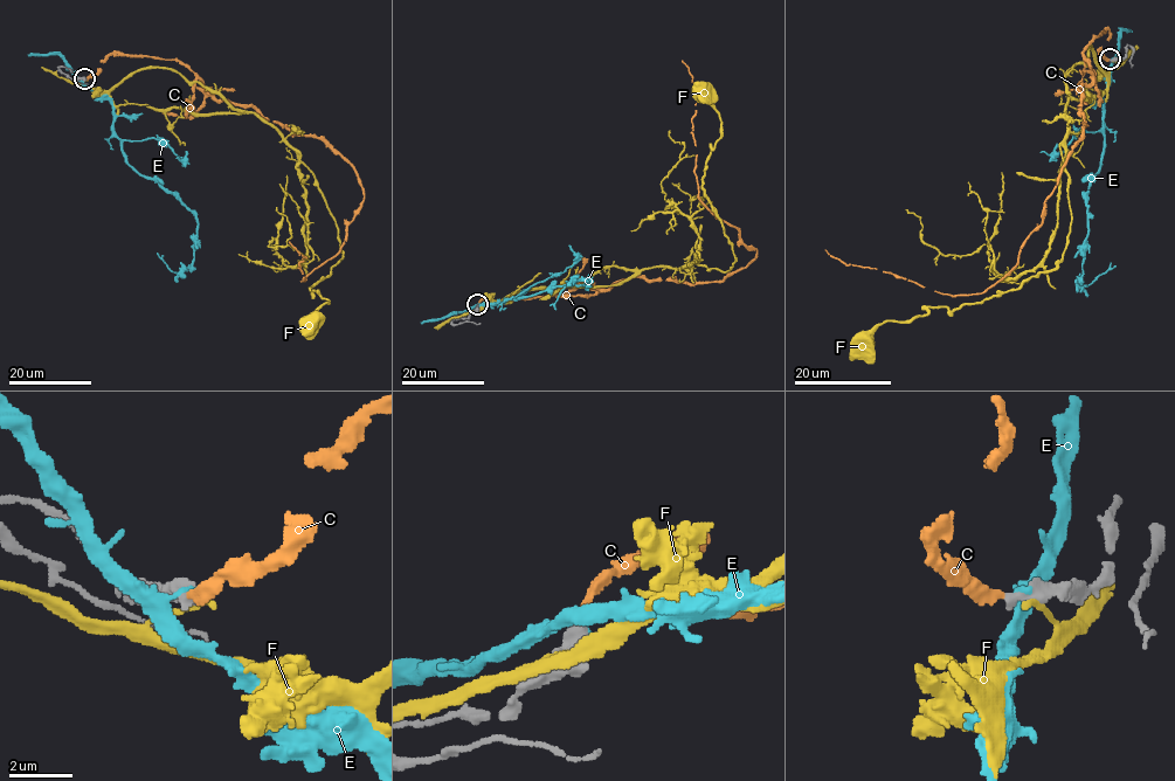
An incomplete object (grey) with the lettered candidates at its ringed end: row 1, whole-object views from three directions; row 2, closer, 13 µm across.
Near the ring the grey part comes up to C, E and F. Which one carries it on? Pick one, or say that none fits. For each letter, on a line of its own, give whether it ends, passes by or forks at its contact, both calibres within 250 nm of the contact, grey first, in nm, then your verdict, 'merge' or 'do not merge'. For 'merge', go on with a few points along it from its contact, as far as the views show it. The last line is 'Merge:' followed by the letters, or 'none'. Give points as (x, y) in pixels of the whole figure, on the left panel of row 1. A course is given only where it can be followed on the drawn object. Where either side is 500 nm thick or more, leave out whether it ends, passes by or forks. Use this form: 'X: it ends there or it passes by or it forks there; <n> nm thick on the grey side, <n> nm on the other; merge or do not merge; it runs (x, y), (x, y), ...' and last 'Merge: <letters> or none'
C: it ends there; 420 nm thick on the grey side, 260 nm on the other; merge; it runs (84, 78), (113, 53), (171, 60), (218, 99), (322, 137), (351, 165), (363, 206), (302, 281), (289, 242)
E: 650 nm thick on the grey side, 240 nm on the other; do not merge
F: 700 nm thick on the grey side, 220 nm on the other; do not merge
Merge: C

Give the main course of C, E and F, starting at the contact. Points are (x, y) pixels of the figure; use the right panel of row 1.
C: (1110, 60), (1107, 29), (1083, 52), (1083, 136), (1041, 223), (987, 290), (942, 295), (826, 250)
E: (1112, 60), (1103, 96), (1104, 154), (1087, 191), (1089, 235), (1083, 247), (1080, 282), (1090, 285), (1111, 262)
F: (1114, 61), (1105, 73), (1090, 46), (1065, 75), (1063, 260), (974, 304), (884, 322), (864, 350)

